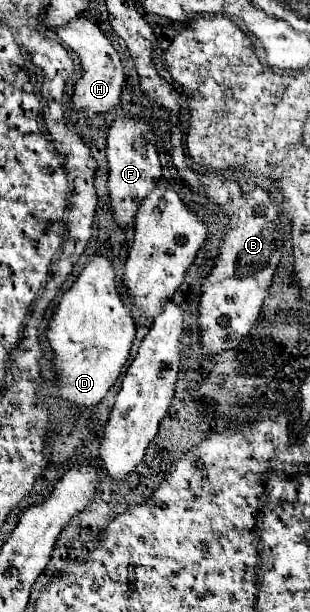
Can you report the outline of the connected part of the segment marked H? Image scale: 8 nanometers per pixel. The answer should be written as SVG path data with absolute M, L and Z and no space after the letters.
M84 17L70 21L66 27L60 27L56 31L56 35L60 37L60 41L64 45L68 45L80 57L80 65L82 65L82 77L76 81L74 93L70 99L70 107L74 109L74 113L78 113L76 117L88 119L92 115L102 115L102 113L108 113L114 107L118 107L120 91L122 91L122 83L124 83L124 71L122 71L118 53L114 49L114 45L106 39L106 35Z

